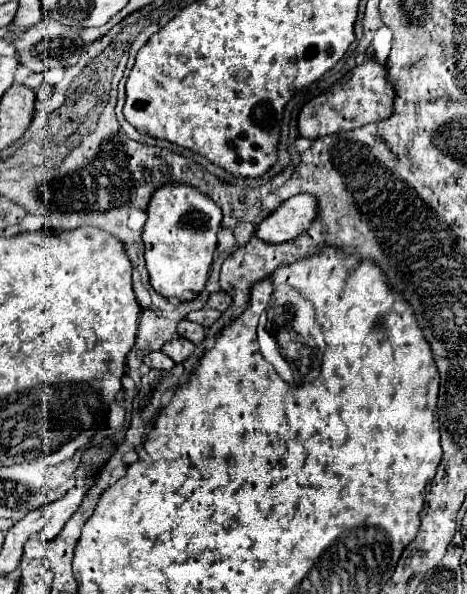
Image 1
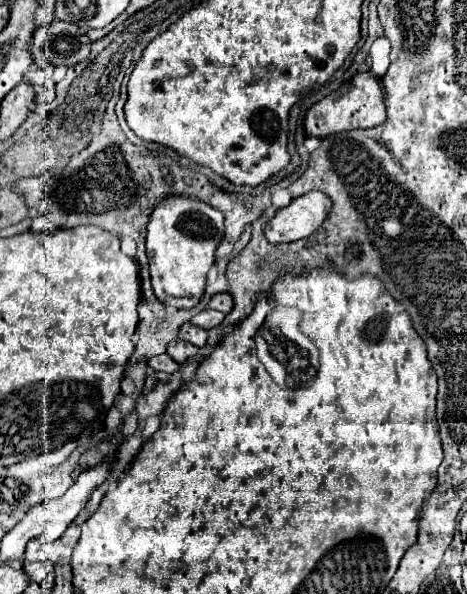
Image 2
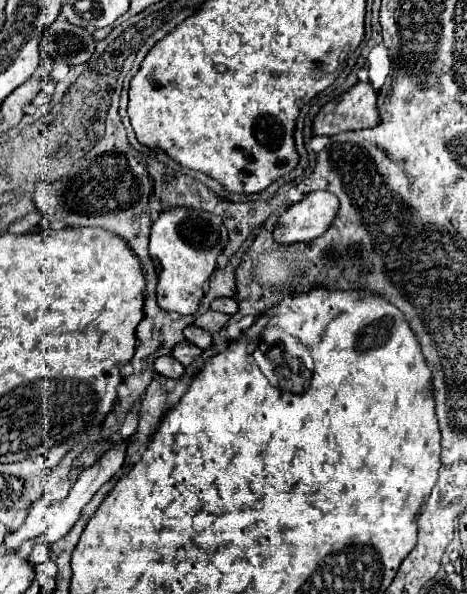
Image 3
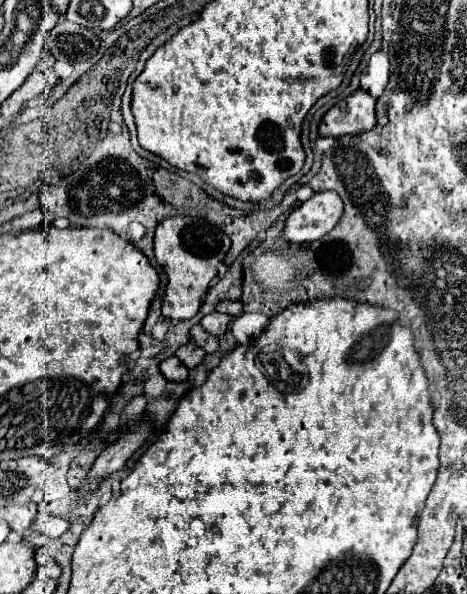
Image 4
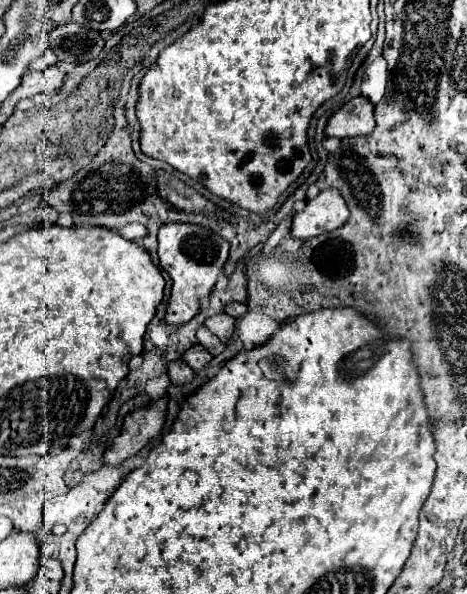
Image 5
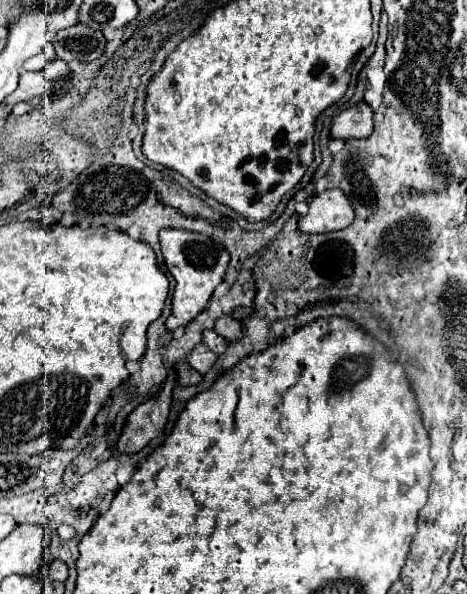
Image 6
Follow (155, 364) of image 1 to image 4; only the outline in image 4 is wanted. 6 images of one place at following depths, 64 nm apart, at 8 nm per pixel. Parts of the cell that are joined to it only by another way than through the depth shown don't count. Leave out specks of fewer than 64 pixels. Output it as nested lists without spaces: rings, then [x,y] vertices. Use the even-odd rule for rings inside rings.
[[[170,356],[160,362],[160,374],[172,382],[184,382],[188,378],[188,368],[184,368],[184,364],[176,360],[176,356]]]

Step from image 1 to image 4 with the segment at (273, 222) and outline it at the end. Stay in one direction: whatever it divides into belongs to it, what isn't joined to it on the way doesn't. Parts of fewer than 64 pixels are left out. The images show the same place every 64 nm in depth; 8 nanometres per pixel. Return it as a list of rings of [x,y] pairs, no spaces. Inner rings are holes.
[[[316,192],[310,200],[302,202],[288,214],[282,238],[286,242],[314,242],[336,226],[342,212],[344,204],[336,192]]]

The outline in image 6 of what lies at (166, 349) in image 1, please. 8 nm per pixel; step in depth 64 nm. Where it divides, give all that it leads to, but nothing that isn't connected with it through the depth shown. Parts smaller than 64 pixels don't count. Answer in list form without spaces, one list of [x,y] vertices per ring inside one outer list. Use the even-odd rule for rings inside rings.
[[[198,344],[198,346],[190,352],[190,356],[186,358],[186,362],[188,362],[196,372],[204,374],[204,372],[208,372],[210,366],[216,362],[216,354],[212,354],[210,348],[204,348],[204,344]]]

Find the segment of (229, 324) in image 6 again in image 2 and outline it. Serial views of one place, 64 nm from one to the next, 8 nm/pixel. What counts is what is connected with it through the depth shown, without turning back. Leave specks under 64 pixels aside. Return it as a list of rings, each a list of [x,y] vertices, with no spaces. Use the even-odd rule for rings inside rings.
[[[208,308],[208,310],[200,312],[200,314],[196,314],[190,322],[196,324],[196,326],[200,326],[200,328],[204,328],[204,330],[210,330],[210,328],[218,326],[222,320],[224,320],[224,314],[222,314],[222,312]]]

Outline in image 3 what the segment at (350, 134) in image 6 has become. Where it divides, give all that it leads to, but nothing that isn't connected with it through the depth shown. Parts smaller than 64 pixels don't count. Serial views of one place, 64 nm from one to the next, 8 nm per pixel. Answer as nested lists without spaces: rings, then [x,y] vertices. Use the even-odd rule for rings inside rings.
[[[356,82],[348,92],[330,100],[312,120],[312,132],[334,136],[348,130],[362,130],[380,124],[376,108],[378,92],[370,82]]]

